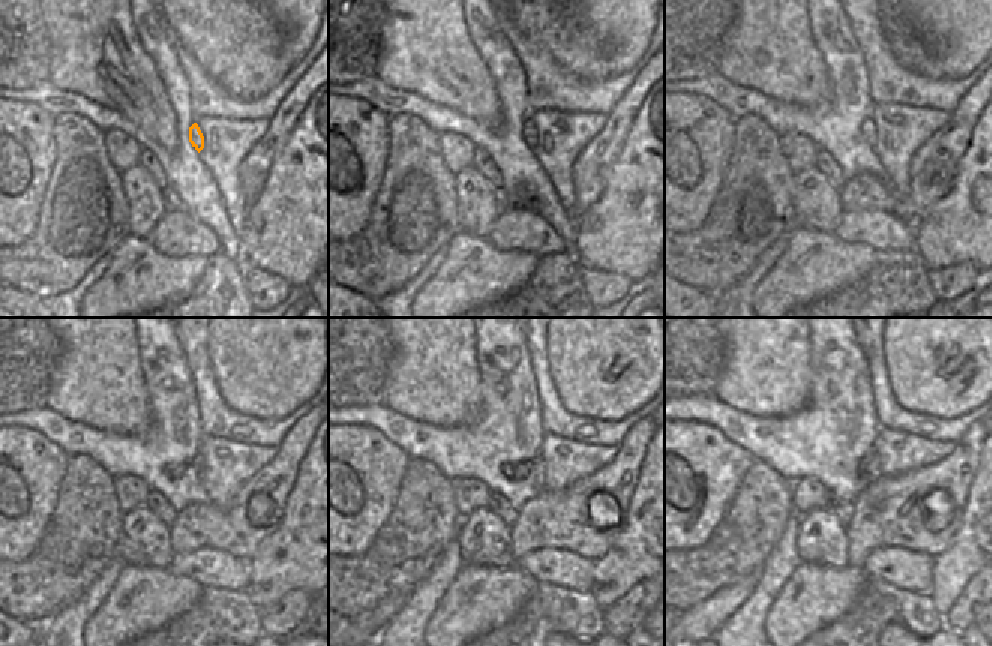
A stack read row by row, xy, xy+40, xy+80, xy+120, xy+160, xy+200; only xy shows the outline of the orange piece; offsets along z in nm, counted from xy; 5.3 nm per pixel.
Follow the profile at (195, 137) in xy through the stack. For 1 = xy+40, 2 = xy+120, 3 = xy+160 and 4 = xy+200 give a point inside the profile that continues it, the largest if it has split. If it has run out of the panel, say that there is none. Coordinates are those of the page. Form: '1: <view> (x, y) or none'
1: xy+40 (529, 131)
2: xy+120 (197, 463)
3: xy+160 (536, 465)
4: xy+200 (869, 469)

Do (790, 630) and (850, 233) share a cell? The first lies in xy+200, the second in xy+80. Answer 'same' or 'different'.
different

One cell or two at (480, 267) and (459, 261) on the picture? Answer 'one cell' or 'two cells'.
one cell

